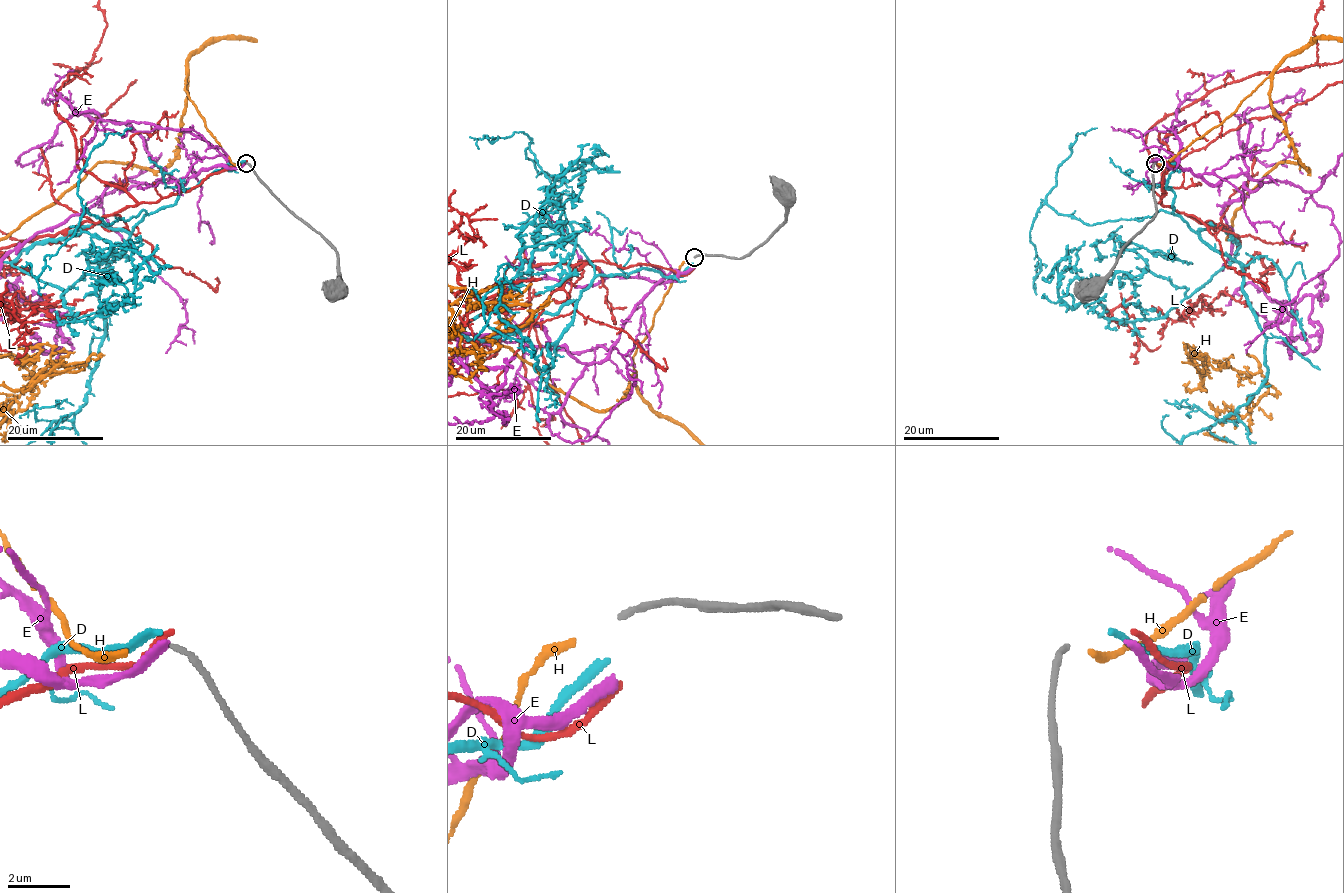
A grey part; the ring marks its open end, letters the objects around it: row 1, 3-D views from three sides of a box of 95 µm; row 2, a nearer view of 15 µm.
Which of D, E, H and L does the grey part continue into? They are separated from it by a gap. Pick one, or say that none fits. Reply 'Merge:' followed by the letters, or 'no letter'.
Merge: H

